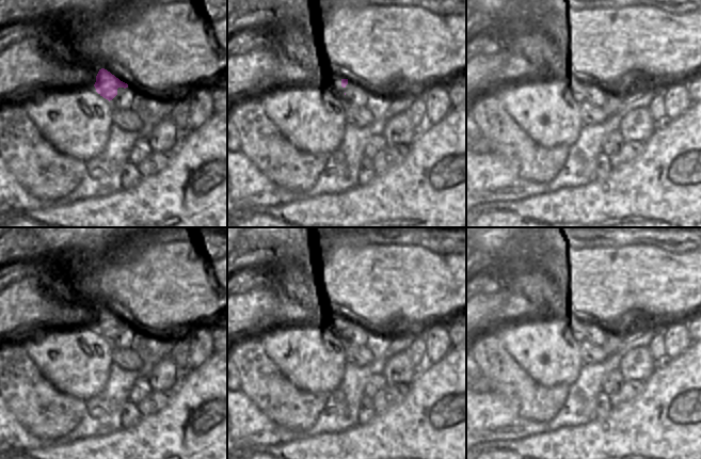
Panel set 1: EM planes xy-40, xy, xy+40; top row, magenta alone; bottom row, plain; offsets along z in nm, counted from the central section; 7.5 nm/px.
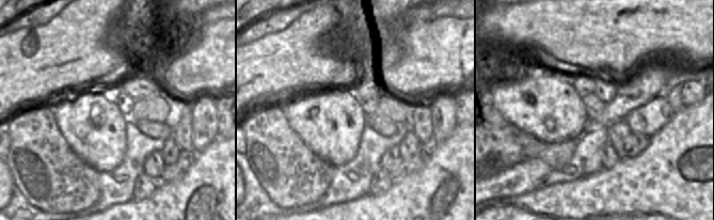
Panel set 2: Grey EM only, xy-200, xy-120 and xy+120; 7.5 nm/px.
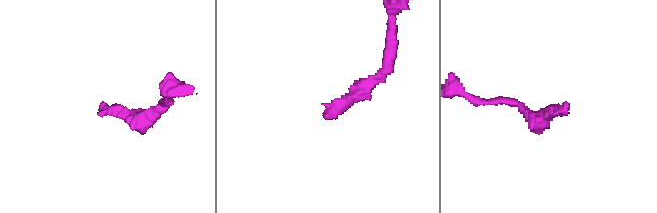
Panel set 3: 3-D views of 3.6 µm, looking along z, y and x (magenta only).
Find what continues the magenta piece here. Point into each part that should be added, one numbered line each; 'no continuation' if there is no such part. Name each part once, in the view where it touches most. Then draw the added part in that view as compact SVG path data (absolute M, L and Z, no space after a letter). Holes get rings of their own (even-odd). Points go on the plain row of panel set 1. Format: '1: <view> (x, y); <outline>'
1: xy (335, 325); M334 318L328 321L328 323L329 323L329 328L335 332L335 334L339 339L341 339L342 342L347 342L345 335L346 327L341 326L341 318Z

